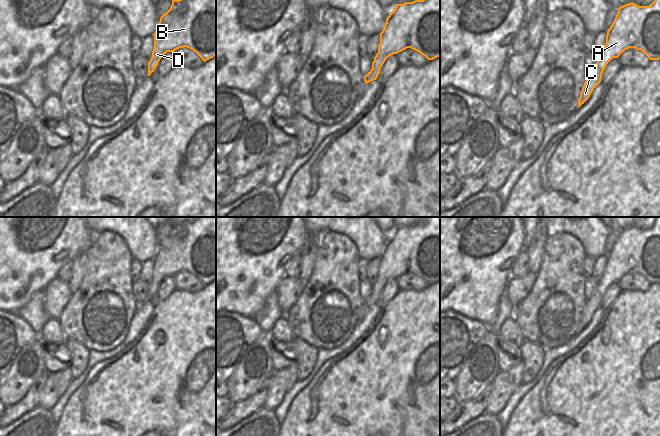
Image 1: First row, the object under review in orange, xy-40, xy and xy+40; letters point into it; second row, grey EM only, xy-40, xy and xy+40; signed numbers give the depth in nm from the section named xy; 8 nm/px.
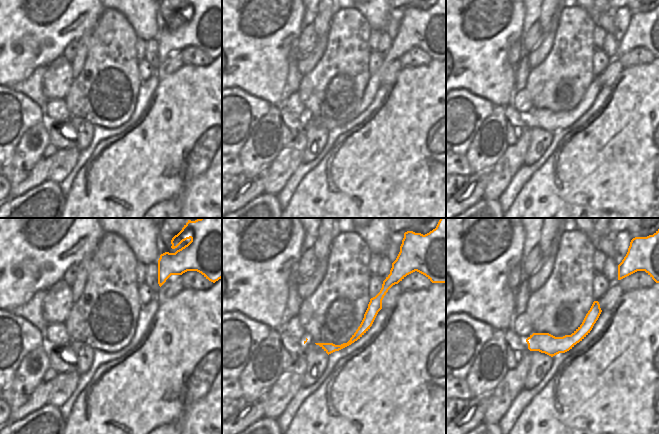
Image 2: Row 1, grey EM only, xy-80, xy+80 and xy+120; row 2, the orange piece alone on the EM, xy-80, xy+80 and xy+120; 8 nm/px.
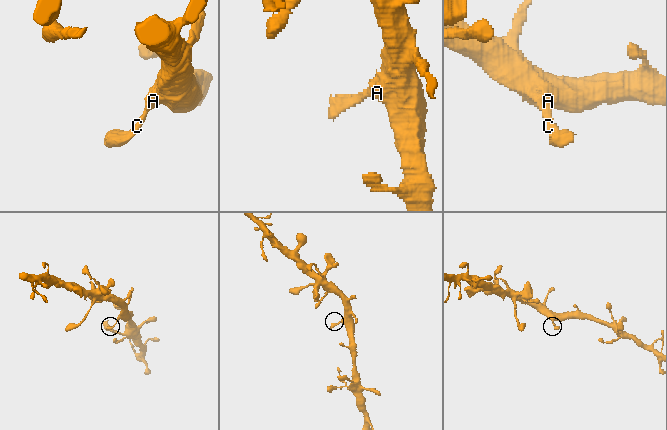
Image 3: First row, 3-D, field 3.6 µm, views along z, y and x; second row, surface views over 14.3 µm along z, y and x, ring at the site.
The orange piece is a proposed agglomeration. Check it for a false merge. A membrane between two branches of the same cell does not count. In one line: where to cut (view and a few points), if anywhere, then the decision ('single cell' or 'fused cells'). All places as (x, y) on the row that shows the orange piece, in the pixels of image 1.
no cut | single cell

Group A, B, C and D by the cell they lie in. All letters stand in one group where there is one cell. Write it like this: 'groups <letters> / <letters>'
groups A B C D

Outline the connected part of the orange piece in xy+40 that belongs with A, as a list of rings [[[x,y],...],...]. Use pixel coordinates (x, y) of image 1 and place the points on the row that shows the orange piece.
[[[654,0],[649,6],[631,2],[618,8],[596,67],[586,76],[578,107],[588,100],[601,82],[606,65],[629,48],[641,50],[650,60],[660,59],[660,0]]]

